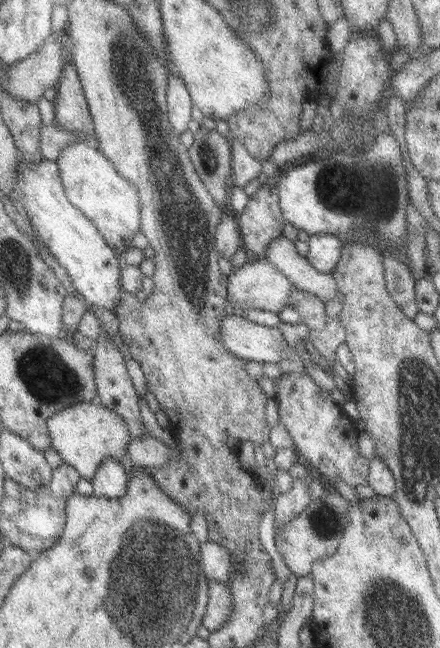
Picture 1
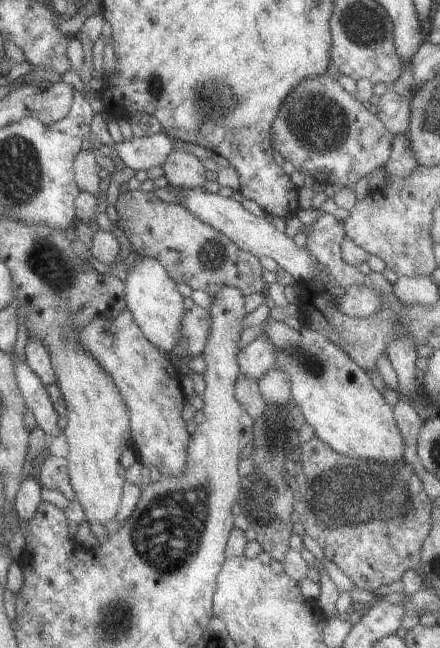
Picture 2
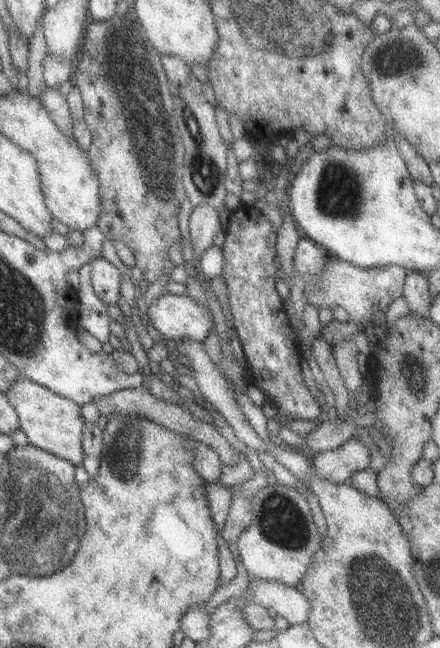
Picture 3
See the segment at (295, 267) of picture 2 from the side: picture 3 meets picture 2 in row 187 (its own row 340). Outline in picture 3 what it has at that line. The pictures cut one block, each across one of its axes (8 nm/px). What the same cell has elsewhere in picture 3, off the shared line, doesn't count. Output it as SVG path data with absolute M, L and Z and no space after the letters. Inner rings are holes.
M167 292L149 304L147 318L163 340L167 340L167 344L179 340L203 342L213 322L211 312L185 294L173 296Z

